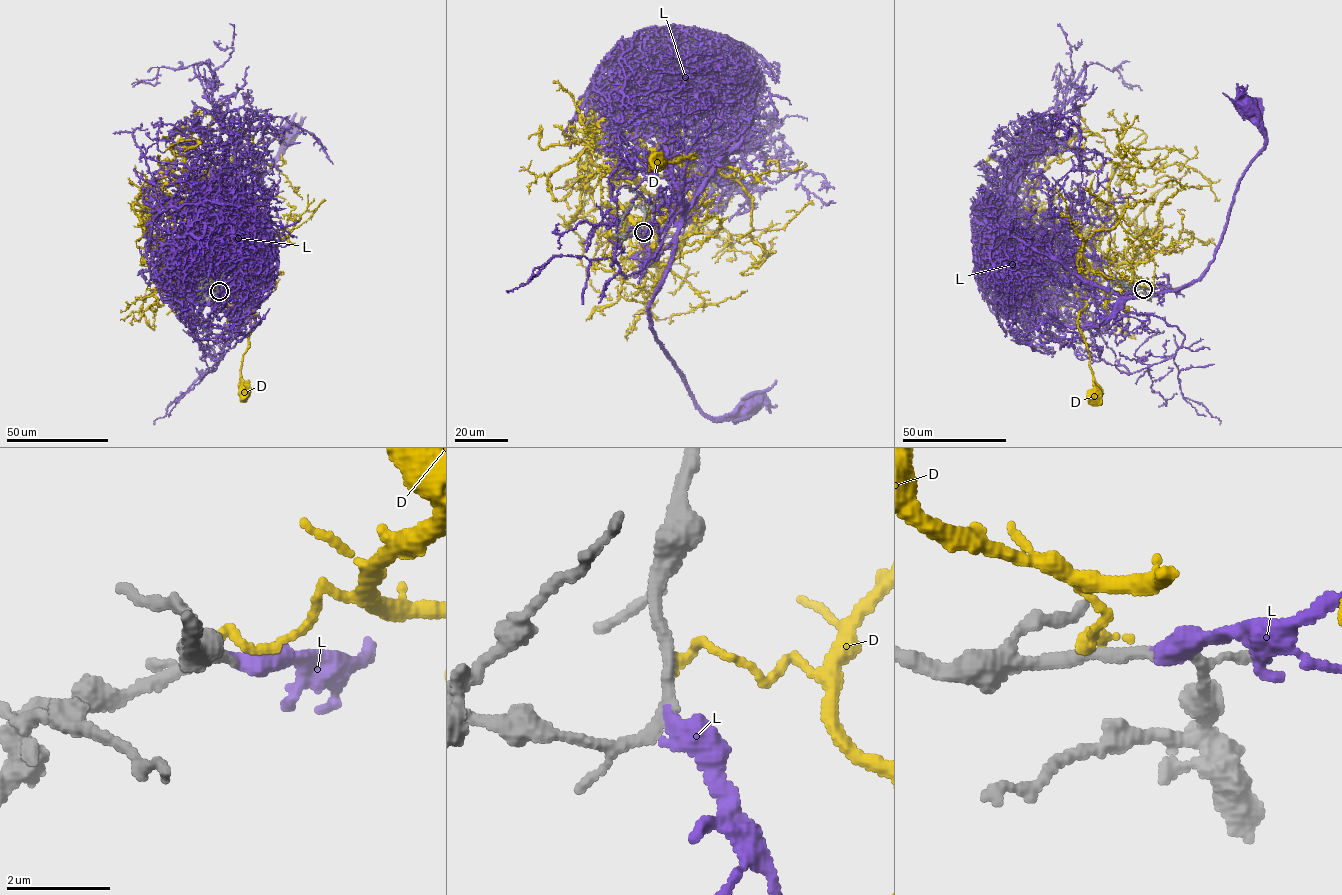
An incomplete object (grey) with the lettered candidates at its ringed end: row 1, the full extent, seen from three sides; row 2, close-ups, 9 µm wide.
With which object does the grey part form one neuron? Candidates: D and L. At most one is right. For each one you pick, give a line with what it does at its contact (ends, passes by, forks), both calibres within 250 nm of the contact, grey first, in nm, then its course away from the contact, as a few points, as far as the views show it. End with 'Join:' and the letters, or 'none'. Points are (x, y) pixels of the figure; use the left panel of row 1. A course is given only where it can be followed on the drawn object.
L: It ends there. Thickness 200 nm (grey) against 440 nm. Its course: (219, 291), (225, 291), (238, 302), (248, 302), (233, 287), (249, 191), (255, 180), (270, 168), (290, 134)
Join: L

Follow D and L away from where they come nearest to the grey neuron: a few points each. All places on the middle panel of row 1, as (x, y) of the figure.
D: (643, 230), (657, 223), (634, 221), (613, 196), (610, 181), (620, 161), (642, 156), (696, 157), (656, 163)
L: (643, 233), (649, 256), (674, 243), (648, 308), (693, 403), (724, 420), (751, 405)

